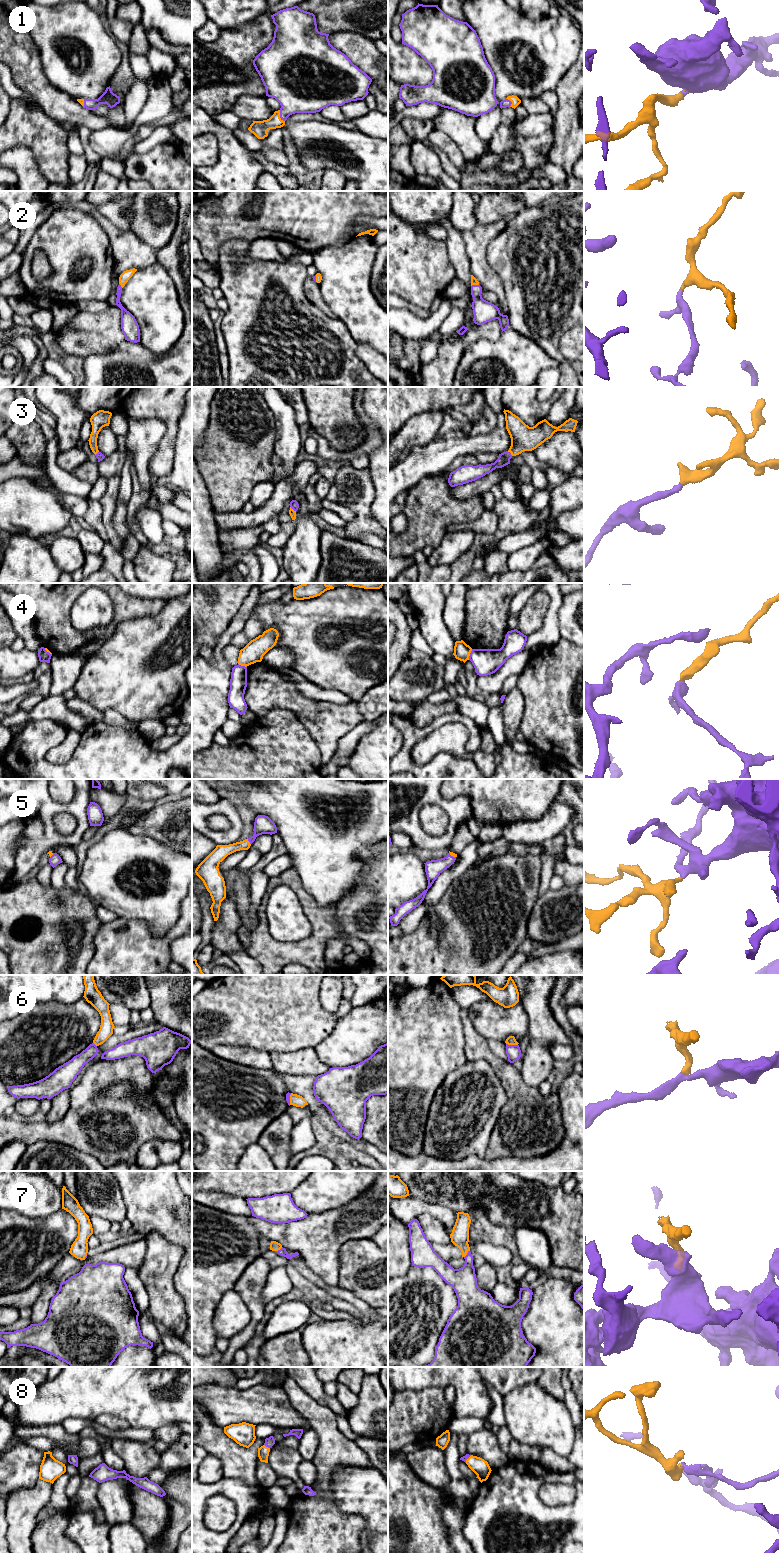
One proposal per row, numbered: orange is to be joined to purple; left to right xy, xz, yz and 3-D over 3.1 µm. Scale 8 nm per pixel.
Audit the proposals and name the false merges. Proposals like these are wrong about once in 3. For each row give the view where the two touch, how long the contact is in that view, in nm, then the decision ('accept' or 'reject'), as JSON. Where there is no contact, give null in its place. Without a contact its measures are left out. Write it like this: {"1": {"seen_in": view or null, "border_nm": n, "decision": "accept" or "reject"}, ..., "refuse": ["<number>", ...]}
{"1": {"seen_in": "xz", "border_nm": 100, "decision": "accept"}, "2": {"seen_in": "xy", "border_nm": 50, "decision": "accept"}, "3": {"seen_in": "xz", "border_nm": 60, "decision": "accept"}, "4": {"seen_in": "yz", "border_nm": 90, "decision": "reject"}, "5": {"seen_in": "xz", "border_nm": 50, "decision": "accept"}, "6": {"seen_in": "yz", "border_nm": 100, "decision": "reject"}, "7": {"seen_in": "yz", "border_nm": 80, "decision": "accept"}, "8": {"seen_in": "xz", "border_nm": 60, "decision": "accept"}, "refuse": ["4", "6"]}

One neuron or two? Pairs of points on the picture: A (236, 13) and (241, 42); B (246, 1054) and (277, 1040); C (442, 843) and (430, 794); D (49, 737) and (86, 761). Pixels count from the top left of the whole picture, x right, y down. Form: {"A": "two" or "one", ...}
{"A": "two", "B": "two", "C": "one", "D": "one"}

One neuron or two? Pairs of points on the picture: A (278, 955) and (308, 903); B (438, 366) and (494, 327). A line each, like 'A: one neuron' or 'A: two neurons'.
A: one neuron
B: one neuron

